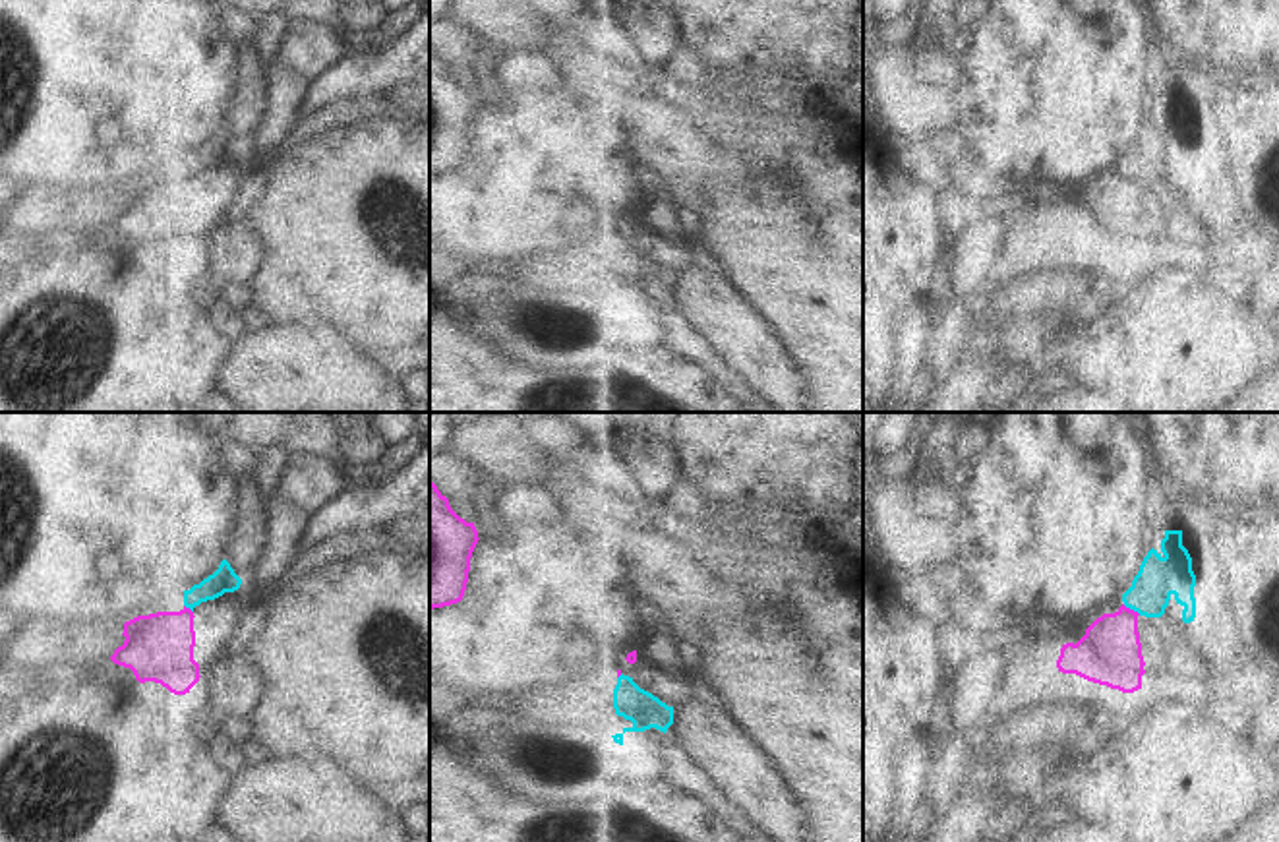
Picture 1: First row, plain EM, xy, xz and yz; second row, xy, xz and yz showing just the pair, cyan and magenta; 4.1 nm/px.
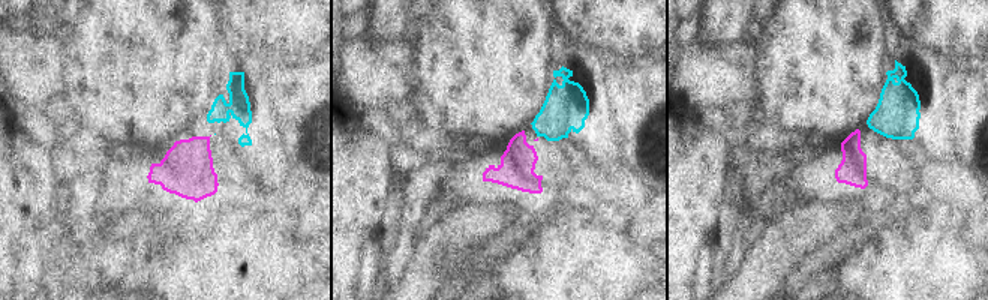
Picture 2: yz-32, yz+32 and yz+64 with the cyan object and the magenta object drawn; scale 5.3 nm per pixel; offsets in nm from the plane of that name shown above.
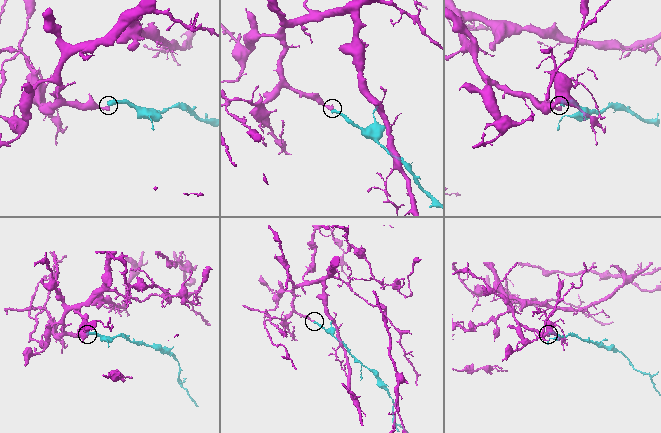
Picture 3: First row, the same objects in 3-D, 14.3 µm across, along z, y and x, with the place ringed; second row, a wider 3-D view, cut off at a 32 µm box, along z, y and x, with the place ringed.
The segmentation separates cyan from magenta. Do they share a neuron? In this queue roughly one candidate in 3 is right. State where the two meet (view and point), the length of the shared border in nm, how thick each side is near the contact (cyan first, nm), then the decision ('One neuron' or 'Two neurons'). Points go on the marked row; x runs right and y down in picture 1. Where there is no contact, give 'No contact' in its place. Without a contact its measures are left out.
Touches cyan at yz (1132, 608). Shared border 90 nm. Thickness 170 nm (cyan) against 260 nm. Two neurons

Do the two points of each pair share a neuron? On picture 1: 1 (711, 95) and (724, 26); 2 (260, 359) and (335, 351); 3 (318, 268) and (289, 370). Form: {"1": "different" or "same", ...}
{"1": "same", "2": "same", "3": "different"}

